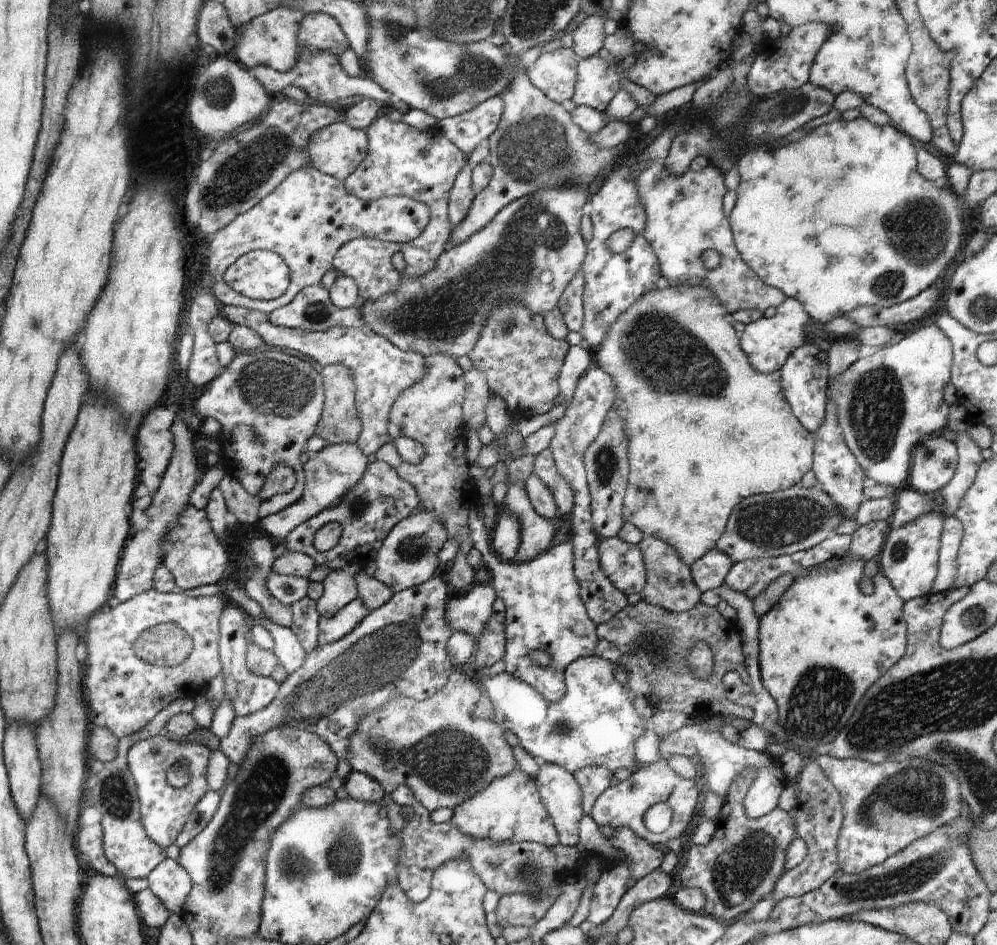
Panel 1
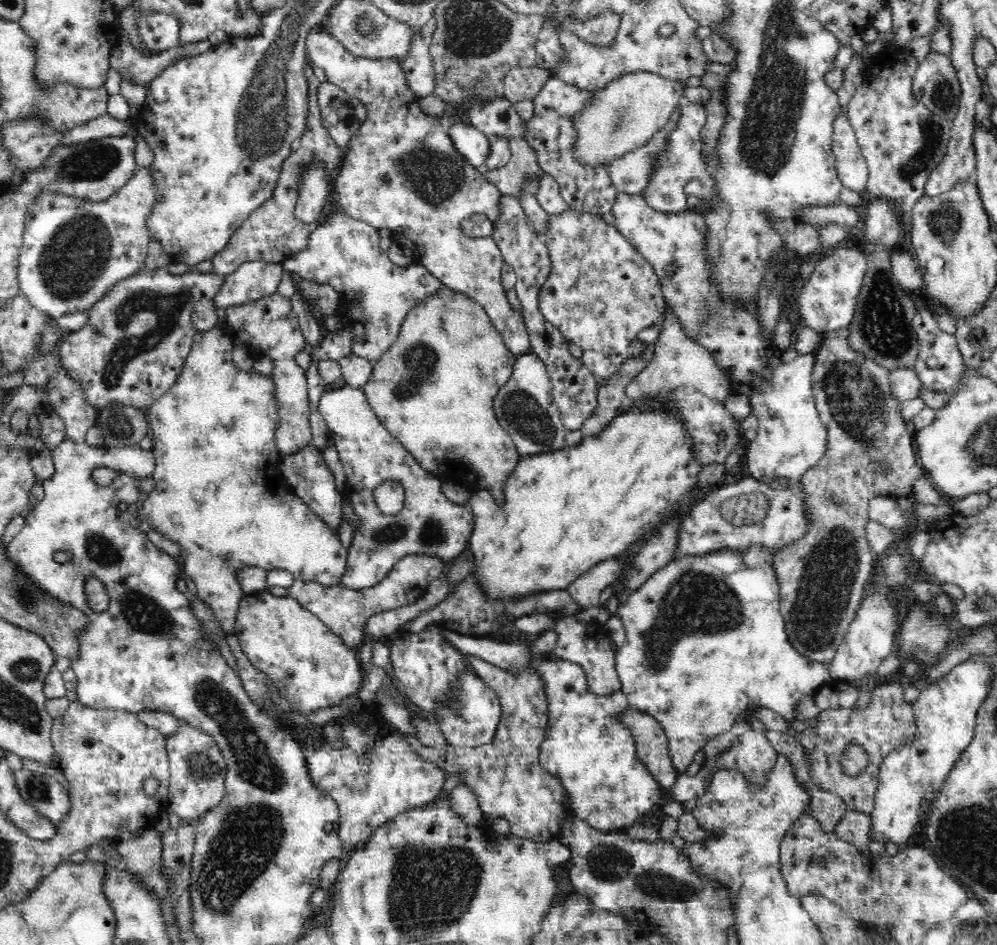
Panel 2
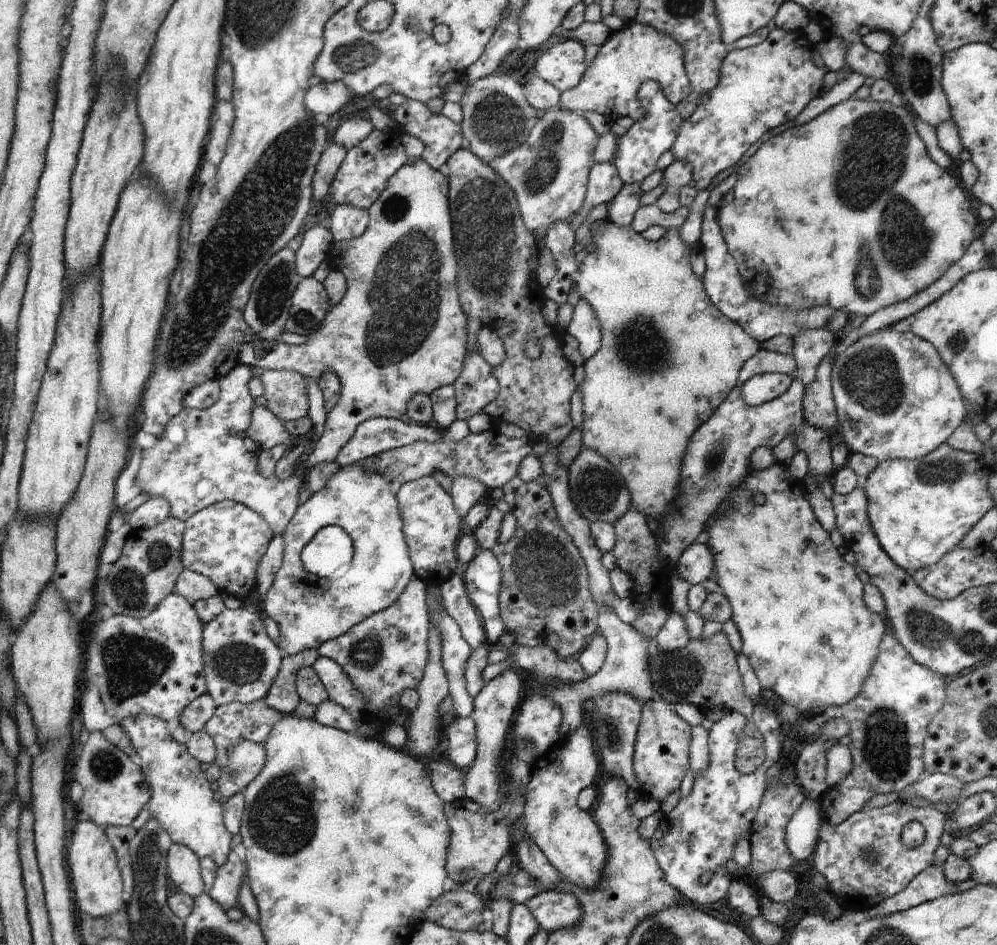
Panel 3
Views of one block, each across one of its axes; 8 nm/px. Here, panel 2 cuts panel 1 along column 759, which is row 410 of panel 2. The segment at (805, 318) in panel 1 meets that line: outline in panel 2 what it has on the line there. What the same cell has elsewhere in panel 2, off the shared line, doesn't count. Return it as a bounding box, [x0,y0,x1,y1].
[318,385,474,590]

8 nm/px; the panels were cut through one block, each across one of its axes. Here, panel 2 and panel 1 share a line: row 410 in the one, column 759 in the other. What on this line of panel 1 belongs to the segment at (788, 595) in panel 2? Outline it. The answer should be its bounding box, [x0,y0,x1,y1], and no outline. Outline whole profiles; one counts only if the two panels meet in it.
[679,771,797,924]

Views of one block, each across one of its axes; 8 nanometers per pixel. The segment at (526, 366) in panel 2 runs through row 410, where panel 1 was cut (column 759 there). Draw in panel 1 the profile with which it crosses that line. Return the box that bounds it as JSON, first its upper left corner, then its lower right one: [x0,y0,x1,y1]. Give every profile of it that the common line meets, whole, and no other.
[717,484,846,564]

